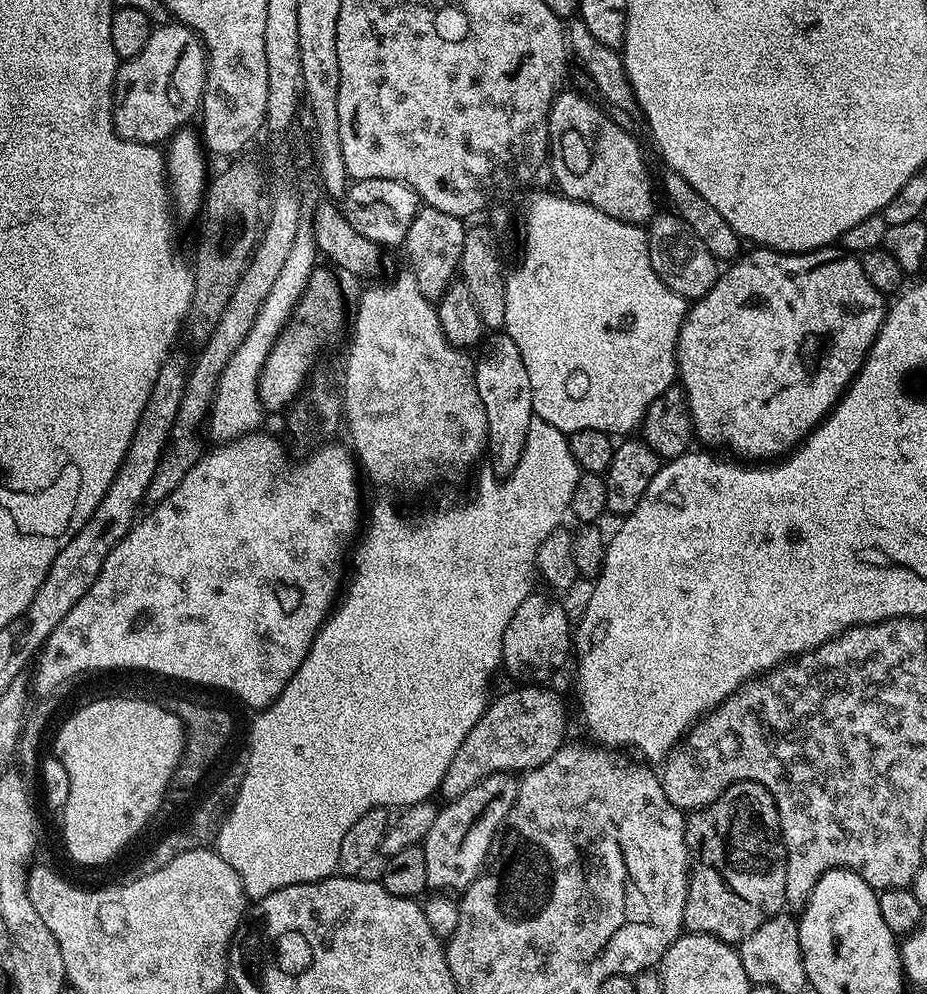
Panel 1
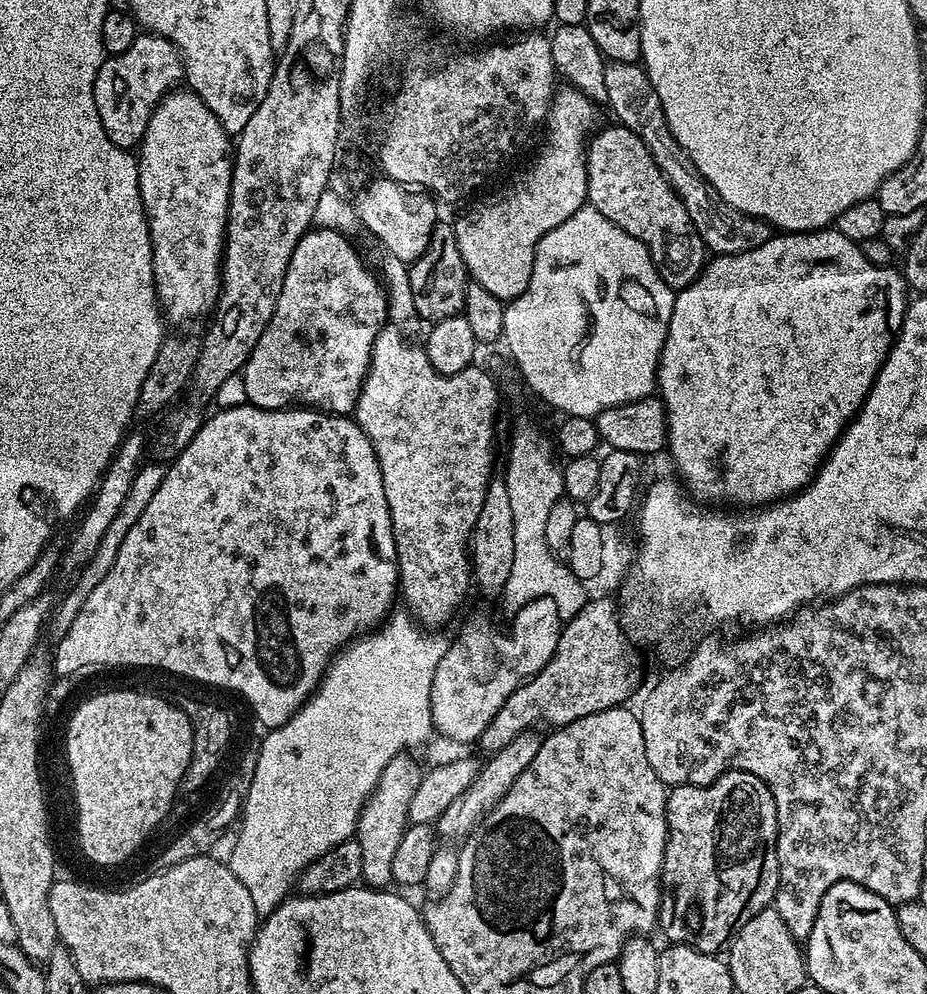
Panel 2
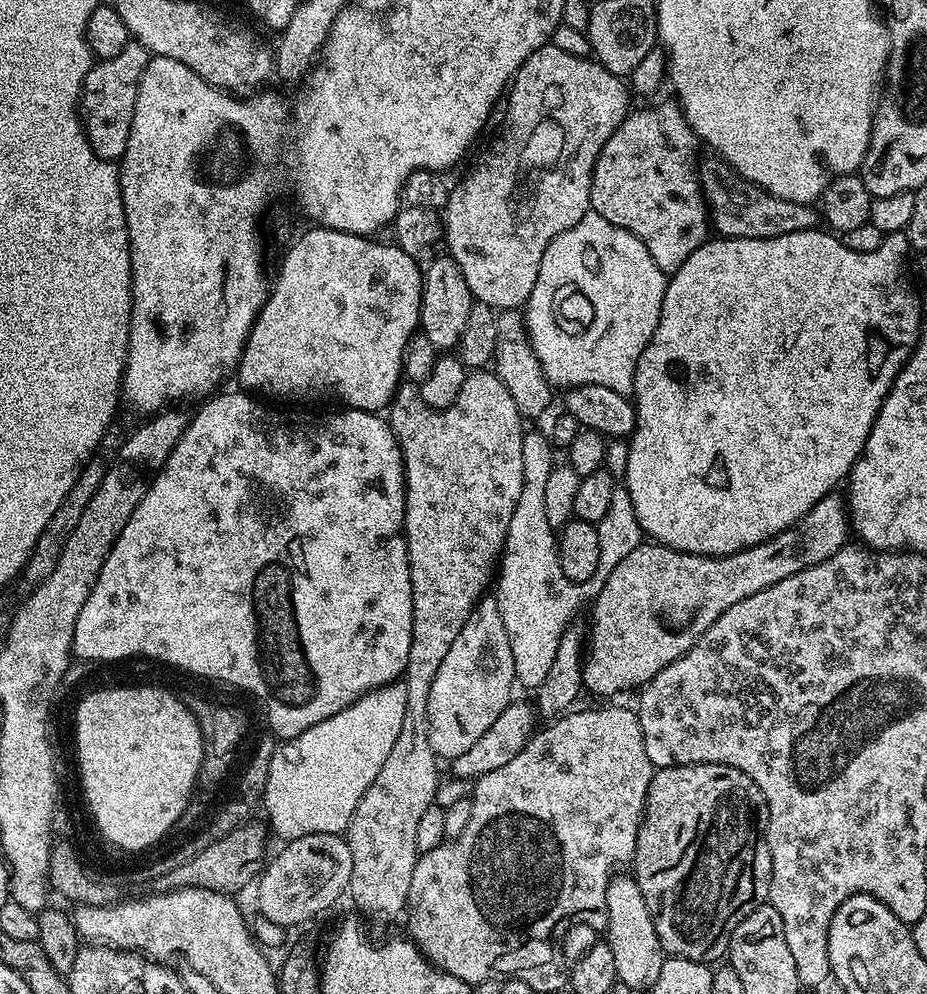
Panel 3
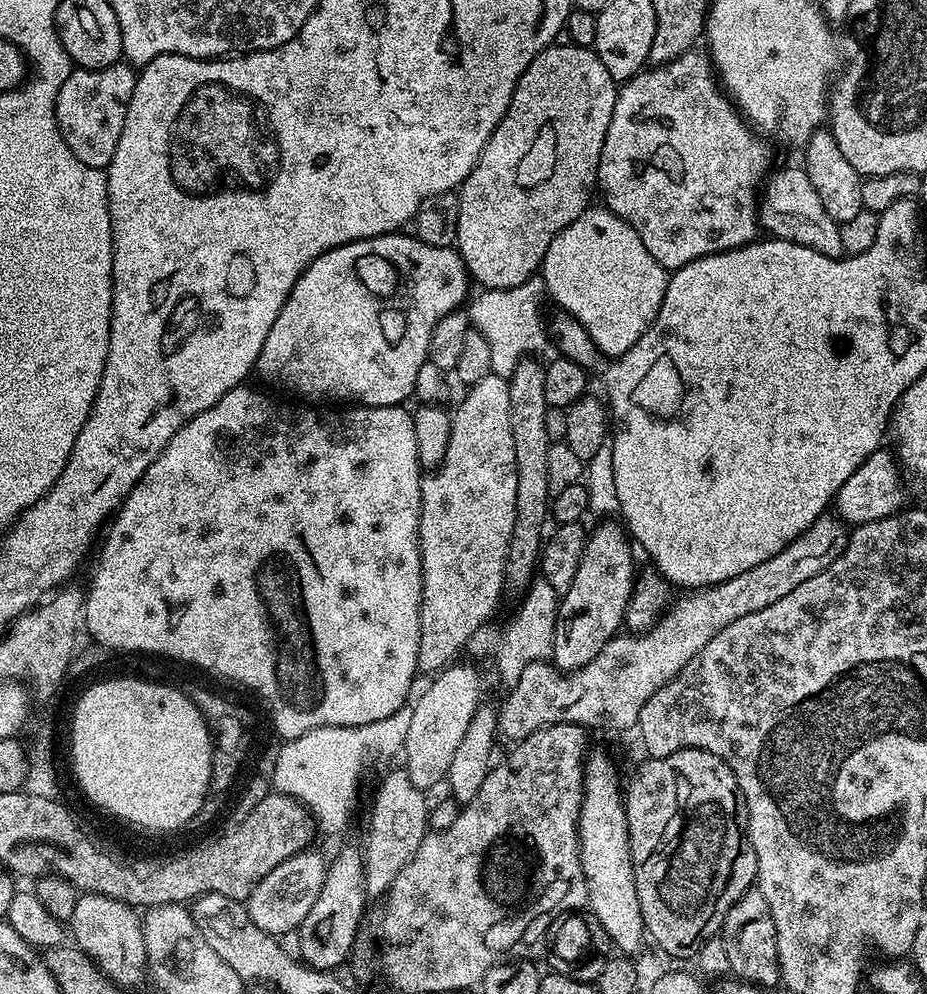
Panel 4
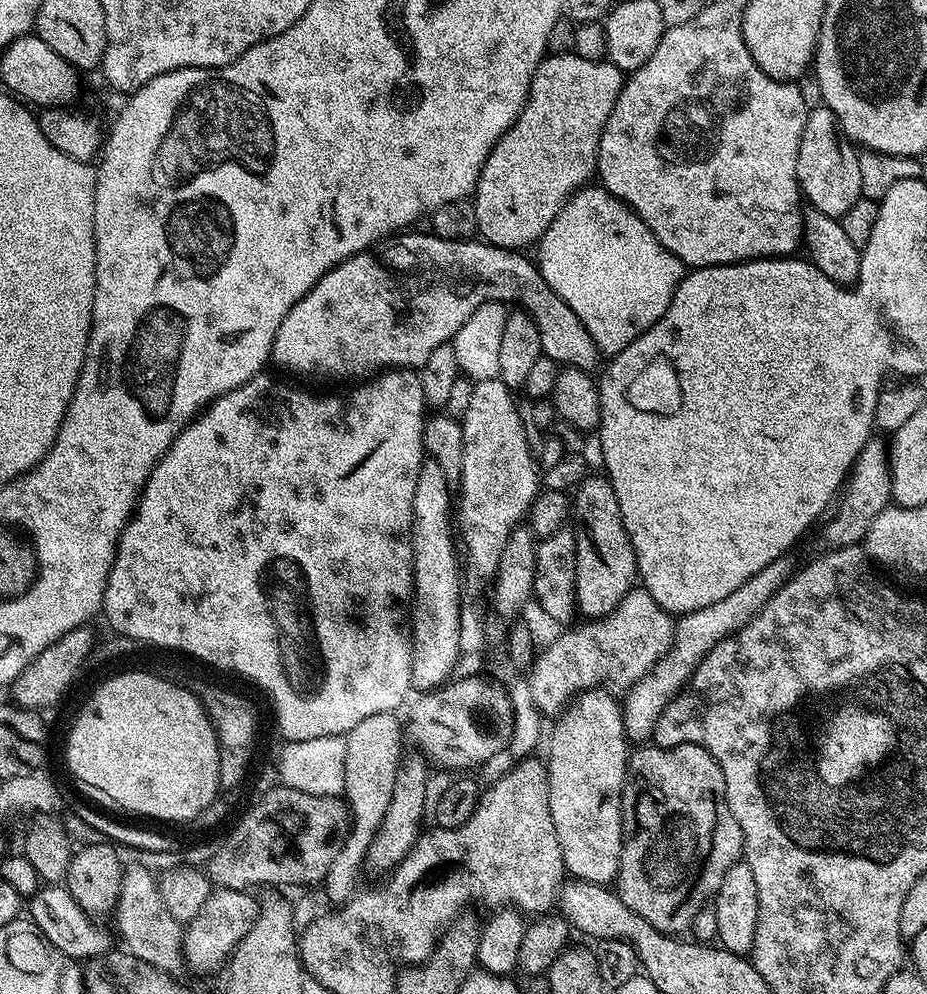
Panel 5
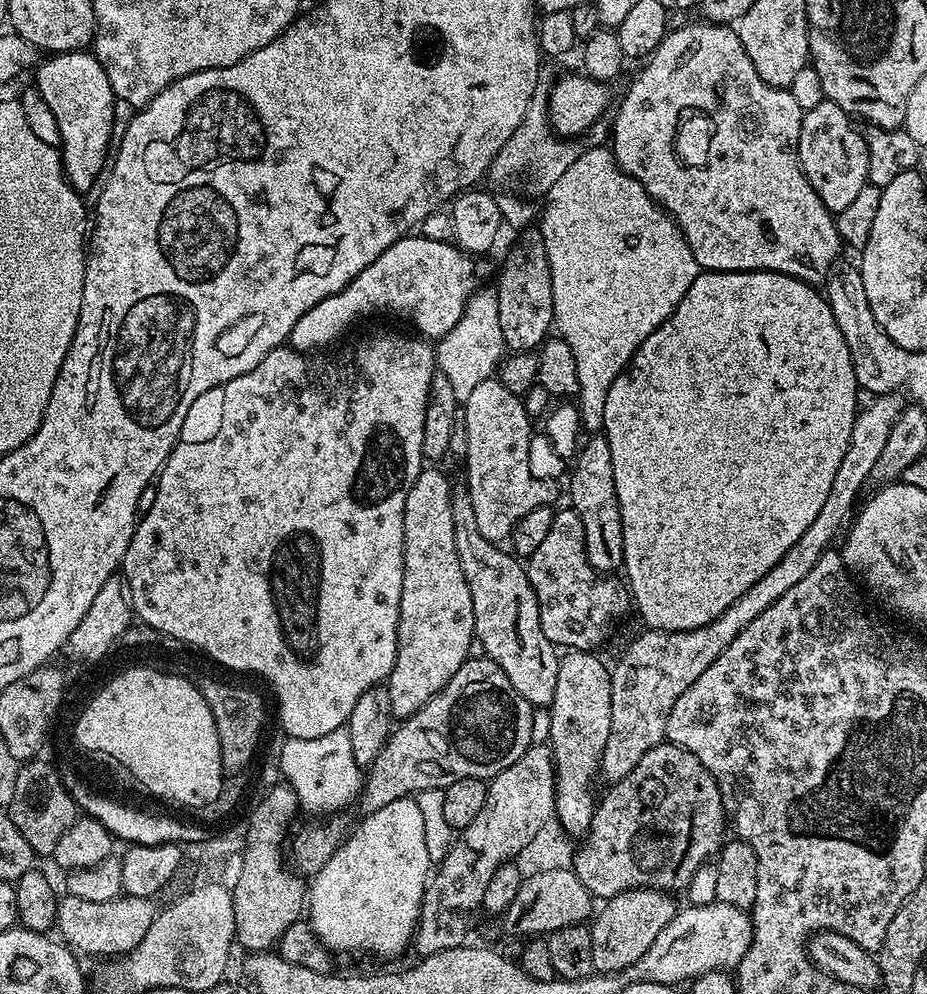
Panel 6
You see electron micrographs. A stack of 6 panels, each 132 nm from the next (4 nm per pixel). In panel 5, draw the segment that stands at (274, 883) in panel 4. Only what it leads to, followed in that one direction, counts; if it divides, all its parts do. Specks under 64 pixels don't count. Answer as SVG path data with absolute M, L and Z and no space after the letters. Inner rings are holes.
M216 888L198 910L196 917L187 921L183 929L181 940L183 942L184 961L189 971L216 972L225 967L226 961L238 946L238 942L254 926L256 916L260 913L261 905L256 904L251 891L230 890L229 888Z

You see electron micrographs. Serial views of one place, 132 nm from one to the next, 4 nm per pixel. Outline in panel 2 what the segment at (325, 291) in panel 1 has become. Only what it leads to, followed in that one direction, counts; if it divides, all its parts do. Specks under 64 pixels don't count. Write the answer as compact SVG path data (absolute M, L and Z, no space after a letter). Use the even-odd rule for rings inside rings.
M316 226L304 233L294 246L278 306L242 369L247 403L256 408L307 406L338 416L355 413L372 347L388 320L384 285L372 272L335 227Z

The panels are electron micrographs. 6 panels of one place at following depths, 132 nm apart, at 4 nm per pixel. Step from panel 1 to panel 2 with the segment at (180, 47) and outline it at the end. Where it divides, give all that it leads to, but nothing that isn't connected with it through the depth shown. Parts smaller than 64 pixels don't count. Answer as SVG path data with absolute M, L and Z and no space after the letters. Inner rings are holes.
M140 34L130 50L108 56L94 78L92 93L98 106L98 118L102 118L102 126L110 142L119 148L135 149L146 134L146 126L156 105L184 79L180 52L166 37Z

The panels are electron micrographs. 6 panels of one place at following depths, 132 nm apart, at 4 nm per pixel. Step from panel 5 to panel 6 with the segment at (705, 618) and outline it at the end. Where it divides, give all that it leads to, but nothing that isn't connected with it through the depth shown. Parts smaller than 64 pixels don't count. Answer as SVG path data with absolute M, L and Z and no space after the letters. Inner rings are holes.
M900 394L878 396L869 401L865 408L863 405L856 413L854 430L850 430L850 446L846 446L846 454L842 454L842 463L838 466L838 474L834 474L834 483L830 486L830 494L822 510L818 510L814 522L810 522L802 538L798 538L798 542L794 542L794 546L782 554L780 561L766 570L766 574L762 574L762 578L758 578L758 582L754 582L754 586L750 586L750 590L746 590L738 602L722 610L714 622L681 632L644 630L641 636L629 642L620 661L611 665L610 738L606 738L606 750L602 750L599 770L599 775L603 779L605 776L609 785L626 778L626 774L630 774L630 770L642 762L642 754L665 743L666 722L670 718L670 710L674 710L674 702L686 694L698 674L702 674L702 670L706 670L706 666L710 666L714 658L718 658L718 654L722 654L722 650L726 650L726 646L730 646L730 642L734 642L734 638L738 638L738 634L742 634L742 630L746 630L746 626L758 618L758 614L774 606L774 602L778 602L786 590L798 586L798 582L802 582L802 578L814 570L814 562L818 562L818 558L822 558L822 554L833 547L832 539L836 535L839 537L849 523L861 499L860 491L864 483L869 483L878 457L890 438L890 429L894 422L898 422L900 411L906 407L905 397Z

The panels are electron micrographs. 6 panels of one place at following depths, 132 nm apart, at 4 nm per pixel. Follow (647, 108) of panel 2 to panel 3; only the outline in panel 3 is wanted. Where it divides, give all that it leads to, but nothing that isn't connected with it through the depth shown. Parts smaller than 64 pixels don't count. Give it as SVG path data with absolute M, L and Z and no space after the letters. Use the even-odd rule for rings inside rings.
M704 164L698 168L700 191L704 194L704 203L710 213L710 224L717 228L721 237L729 240L738 238L778 238L798 230L817 227L818 212L811 204L786 202L782 198L763 192L754 184L733 172L727 164Z

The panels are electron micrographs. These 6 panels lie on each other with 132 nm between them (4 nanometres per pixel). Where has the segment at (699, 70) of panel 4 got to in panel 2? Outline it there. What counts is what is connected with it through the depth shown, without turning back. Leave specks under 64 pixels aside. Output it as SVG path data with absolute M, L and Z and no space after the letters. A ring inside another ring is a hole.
M615 126L616 128L599 129L588 141L586 159L588 161L588 200L591 207L600 209L600 213L610 218L626 234L638 238L648 248L652 261L660 277L673 290L684 288L690 282L688 264L699 258L700 252L705 251L704 243L696 232L696 227L688 223L686 210L680 206L678 194L666 182L666 178L656 169L654 158L650 158L650 150L642 142L642 138L633 136L629 128Z

